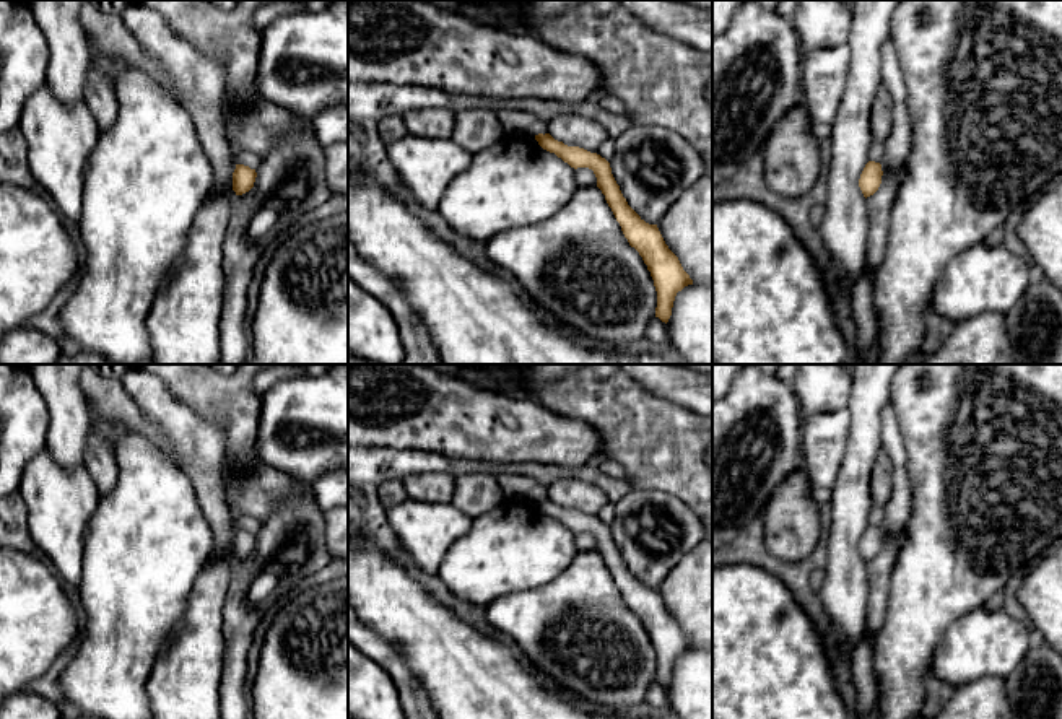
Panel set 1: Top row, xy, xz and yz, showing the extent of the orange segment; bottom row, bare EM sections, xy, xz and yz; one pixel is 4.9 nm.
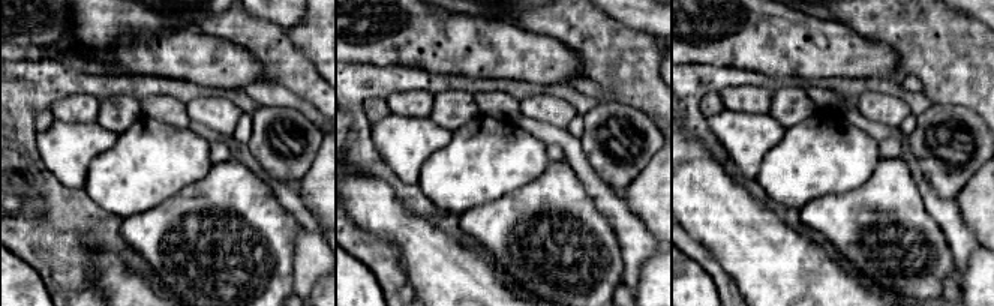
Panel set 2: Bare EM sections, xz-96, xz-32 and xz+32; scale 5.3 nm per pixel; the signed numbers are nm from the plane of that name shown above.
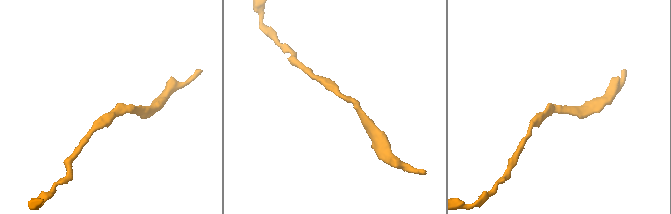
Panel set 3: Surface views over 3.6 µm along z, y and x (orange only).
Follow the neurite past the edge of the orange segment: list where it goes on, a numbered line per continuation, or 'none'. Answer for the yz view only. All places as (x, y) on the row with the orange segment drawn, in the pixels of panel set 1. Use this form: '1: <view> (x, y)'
none

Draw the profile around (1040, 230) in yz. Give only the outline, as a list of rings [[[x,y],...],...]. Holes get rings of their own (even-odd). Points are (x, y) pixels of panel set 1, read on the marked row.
[[[1062,177],[1042,190],[1018,224],[1036,275],[1049,278],[1062,291]]]

